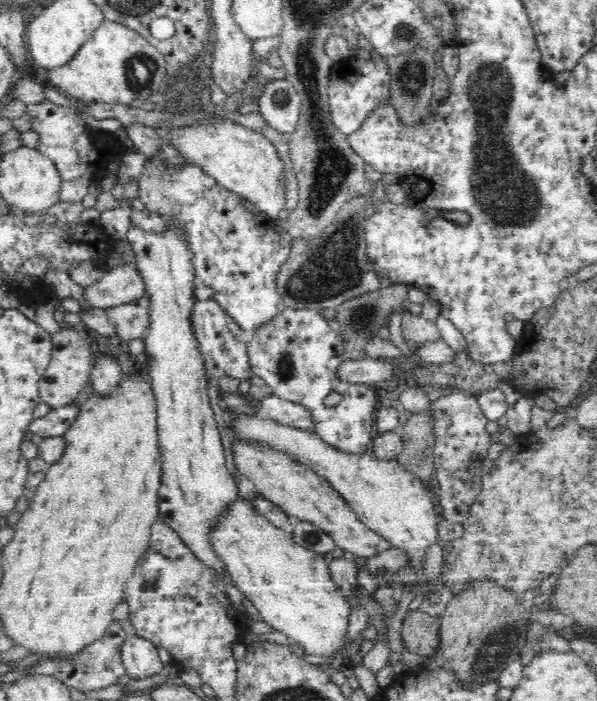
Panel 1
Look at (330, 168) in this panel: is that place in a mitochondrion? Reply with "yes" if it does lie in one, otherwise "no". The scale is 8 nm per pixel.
yes

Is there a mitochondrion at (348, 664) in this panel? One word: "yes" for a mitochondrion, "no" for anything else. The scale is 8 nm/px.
no

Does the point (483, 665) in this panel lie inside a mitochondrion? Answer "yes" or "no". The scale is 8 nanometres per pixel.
yes

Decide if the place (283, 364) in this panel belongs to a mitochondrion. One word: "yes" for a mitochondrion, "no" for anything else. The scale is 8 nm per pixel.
yes

